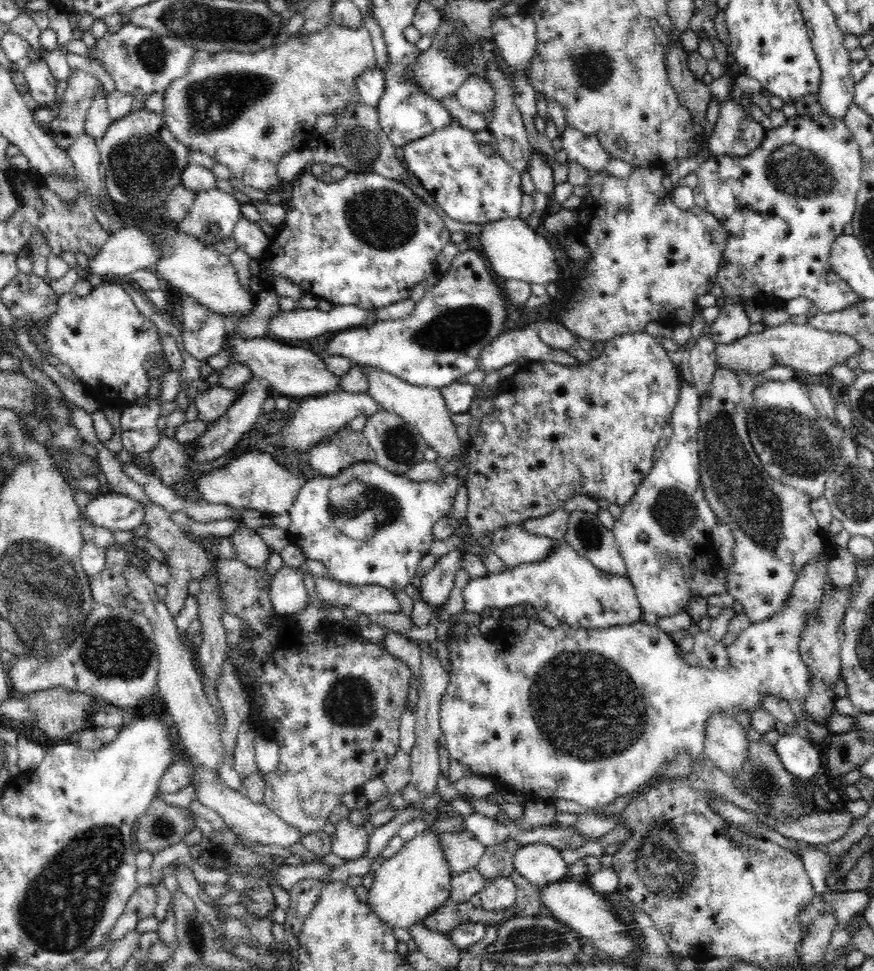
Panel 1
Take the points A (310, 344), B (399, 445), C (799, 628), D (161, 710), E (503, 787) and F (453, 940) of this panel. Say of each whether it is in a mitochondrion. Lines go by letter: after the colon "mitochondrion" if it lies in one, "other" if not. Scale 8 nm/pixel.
A: other
B: mitochondrion
C: other
D: other
E: other
F: other

